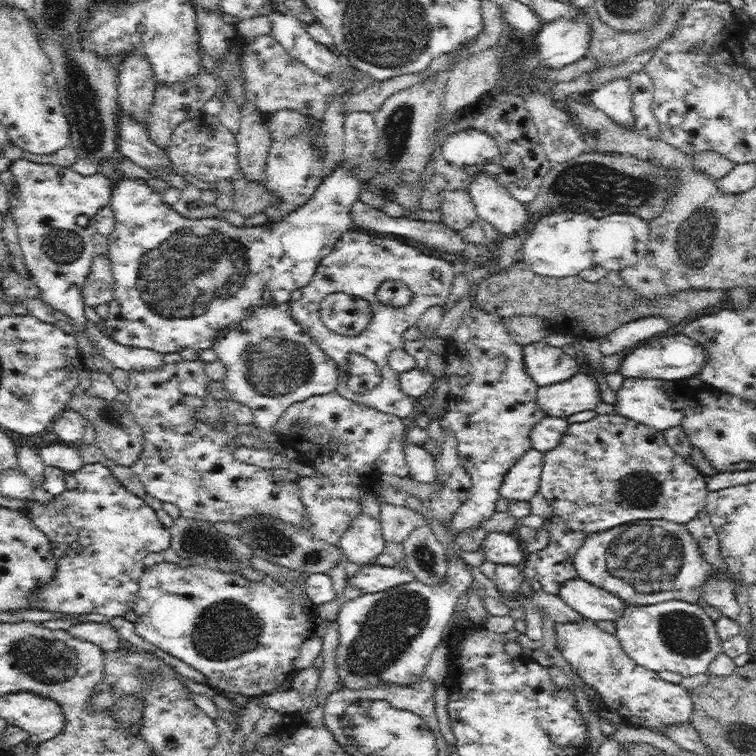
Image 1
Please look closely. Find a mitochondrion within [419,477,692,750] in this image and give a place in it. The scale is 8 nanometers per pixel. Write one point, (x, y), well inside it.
(648, 561)

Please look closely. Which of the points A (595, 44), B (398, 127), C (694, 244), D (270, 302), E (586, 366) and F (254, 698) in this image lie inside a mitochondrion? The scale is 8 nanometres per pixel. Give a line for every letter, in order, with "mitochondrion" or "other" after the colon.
A: other
B: mitochondrion
C: mitochondrion
D: other
E: other
F: other

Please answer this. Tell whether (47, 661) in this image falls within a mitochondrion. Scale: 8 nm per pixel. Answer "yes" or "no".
yes

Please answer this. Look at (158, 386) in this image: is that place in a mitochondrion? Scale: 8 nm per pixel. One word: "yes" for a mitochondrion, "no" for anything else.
no

